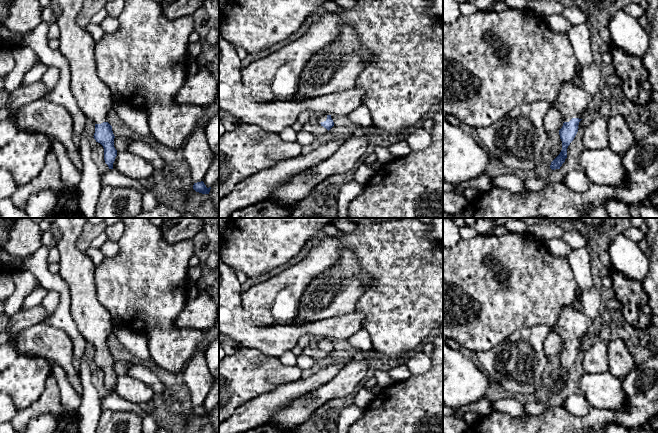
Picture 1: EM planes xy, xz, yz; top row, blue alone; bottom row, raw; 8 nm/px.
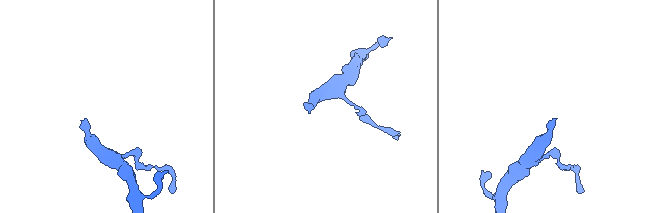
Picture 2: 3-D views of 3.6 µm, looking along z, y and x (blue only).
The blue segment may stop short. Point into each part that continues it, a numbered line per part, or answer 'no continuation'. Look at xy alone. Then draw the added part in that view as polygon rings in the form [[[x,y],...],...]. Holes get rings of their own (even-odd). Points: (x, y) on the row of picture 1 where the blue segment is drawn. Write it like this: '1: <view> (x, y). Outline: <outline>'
1: xy (94, 98). Outline: [[[57,0],[62,11],[56,21],[60,28],[59,51],[70,65],[70,88],[79,108],[87,119],[101,124],[107,122],[114,98],[98,76],[94,38],[76,22],[84,1]]]

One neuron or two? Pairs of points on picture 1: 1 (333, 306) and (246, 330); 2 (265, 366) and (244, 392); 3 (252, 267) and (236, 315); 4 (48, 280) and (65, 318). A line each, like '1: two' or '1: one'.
1: two
2: one
3: two
4: one

